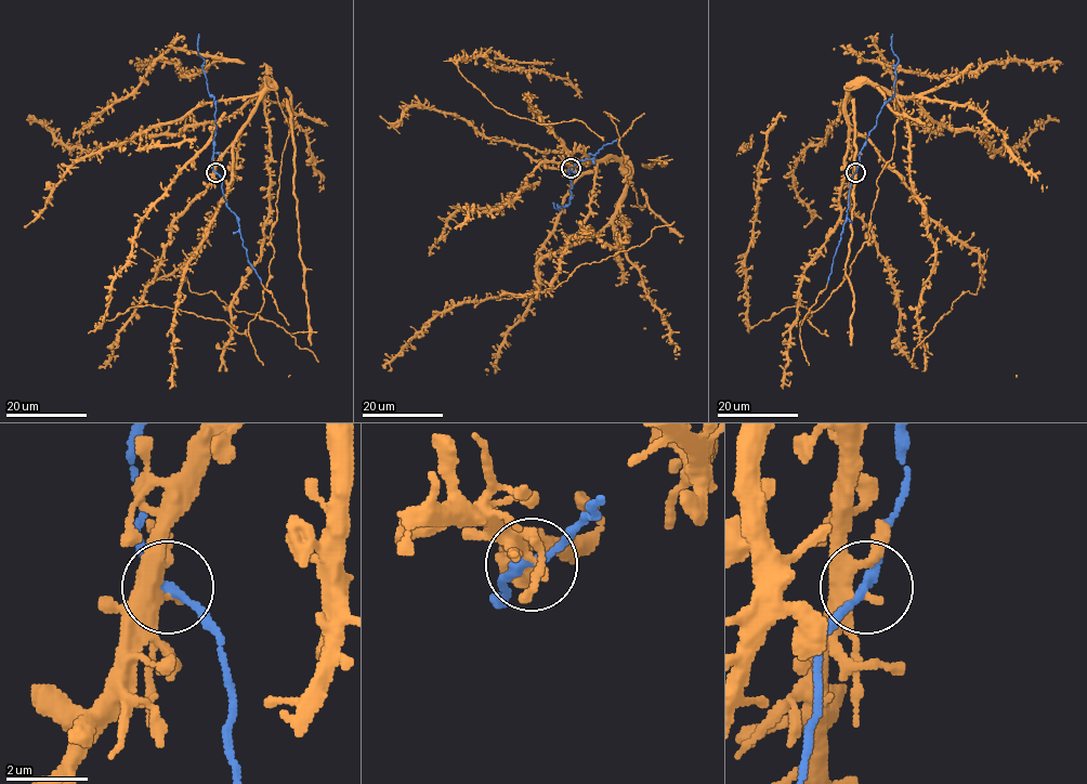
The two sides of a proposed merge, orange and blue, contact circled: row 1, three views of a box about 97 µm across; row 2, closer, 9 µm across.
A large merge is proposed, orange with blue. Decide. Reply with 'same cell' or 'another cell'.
same cell

